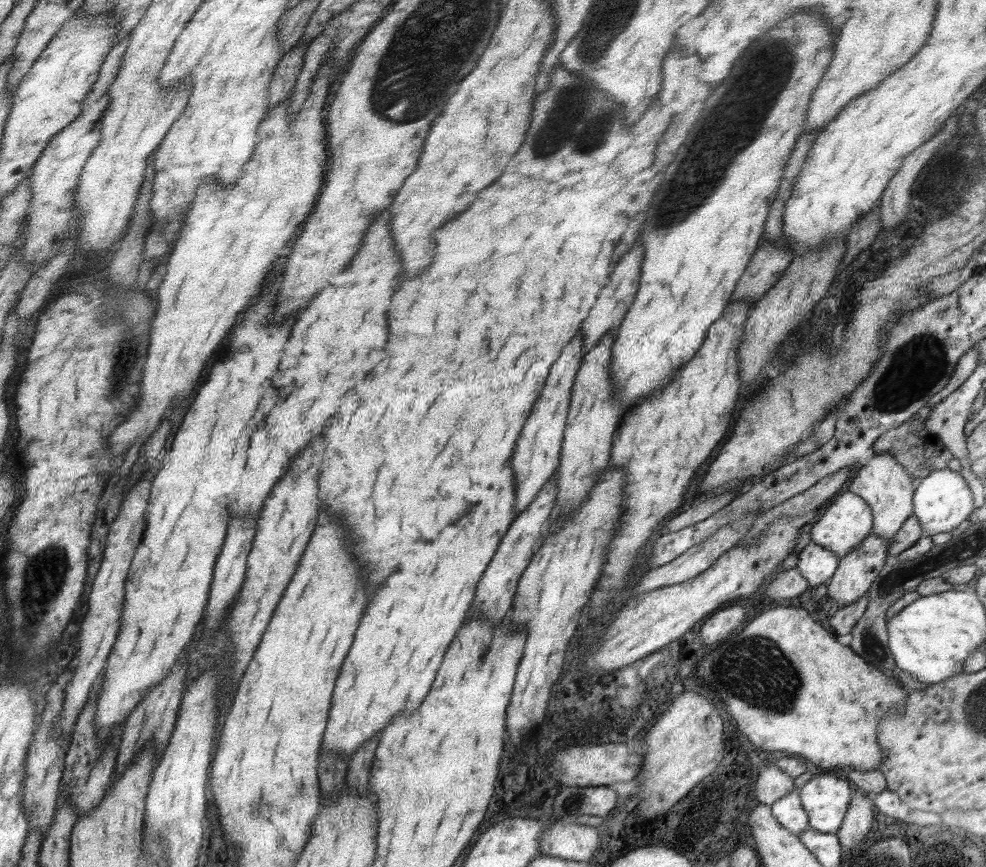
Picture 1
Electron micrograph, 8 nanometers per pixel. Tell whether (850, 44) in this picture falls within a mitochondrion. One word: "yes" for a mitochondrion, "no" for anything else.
no

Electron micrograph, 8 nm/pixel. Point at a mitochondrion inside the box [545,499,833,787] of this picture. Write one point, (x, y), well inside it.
(761, 676)

